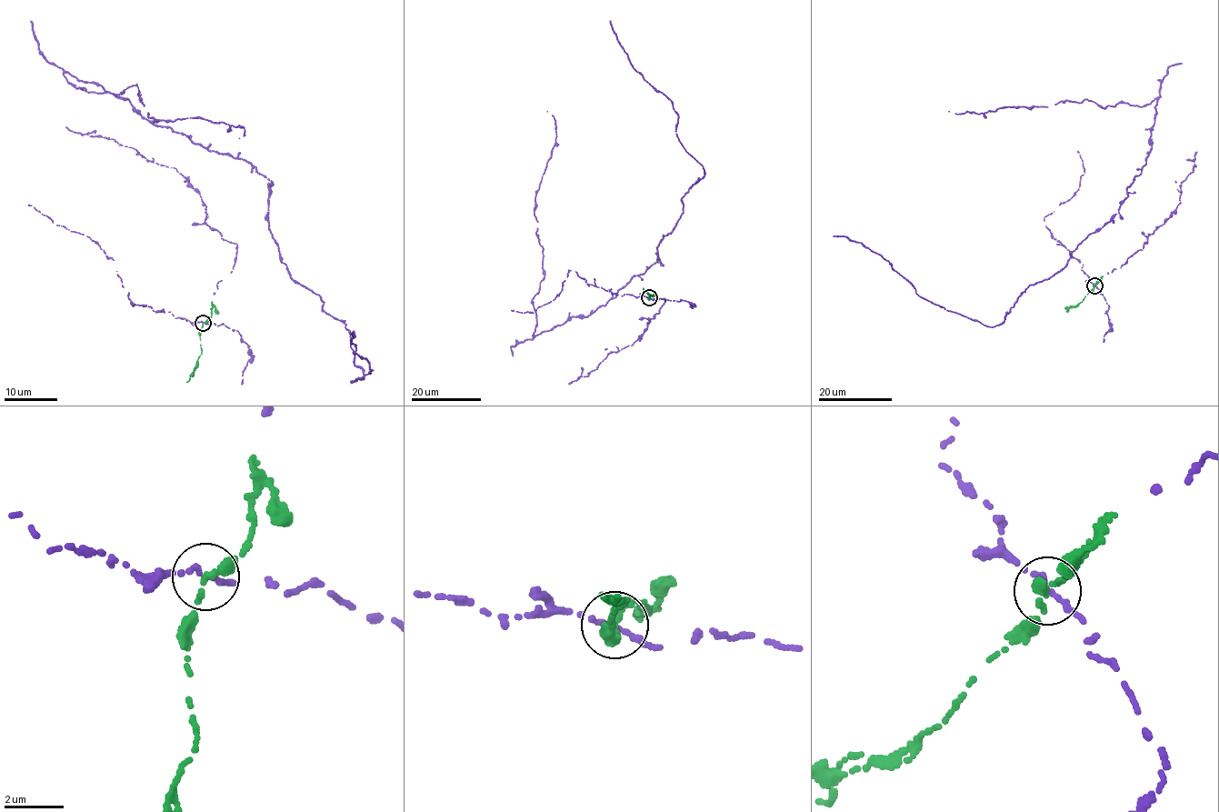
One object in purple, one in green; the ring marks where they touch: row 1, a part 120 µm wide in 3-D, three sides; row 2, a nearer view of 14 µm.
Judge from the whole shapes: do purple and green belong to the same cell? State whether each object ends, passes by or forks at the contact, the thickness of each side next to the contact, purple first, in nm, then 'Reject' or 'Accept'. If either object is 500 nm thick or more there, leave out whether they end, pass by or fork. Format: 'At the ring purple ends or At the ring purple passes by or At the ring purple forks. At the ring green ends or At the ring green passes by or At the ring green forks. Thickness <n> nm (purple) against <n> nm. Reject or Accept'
At the ring purple passes by. At the ring green ends. Thickness 150 nm (purple) against 360 nm. Accept

